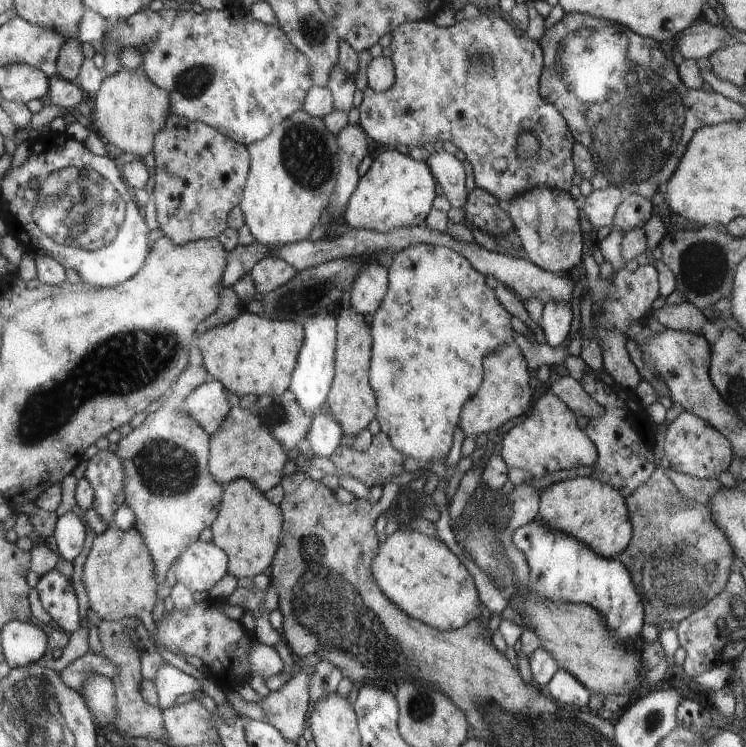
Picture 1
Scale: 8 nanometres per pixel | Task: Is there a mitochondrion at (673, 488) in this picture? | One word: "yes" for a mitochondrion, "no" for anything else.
no

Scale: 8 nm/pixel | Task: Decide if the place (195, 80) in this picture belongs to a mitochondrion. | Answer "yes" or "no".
yes

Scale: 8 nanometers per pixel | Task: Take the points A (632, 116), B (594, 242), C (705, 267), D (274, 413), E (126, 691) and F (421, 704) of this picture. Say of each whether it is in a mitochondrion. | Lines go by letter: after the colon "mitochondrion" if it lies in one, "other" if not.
A: mitochondrion
B: other
C: mitochondrion
D: mitochondrion
E: other
F: mitochondrion

